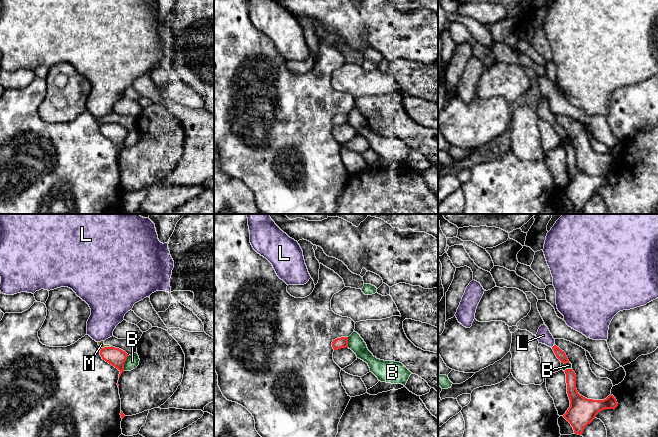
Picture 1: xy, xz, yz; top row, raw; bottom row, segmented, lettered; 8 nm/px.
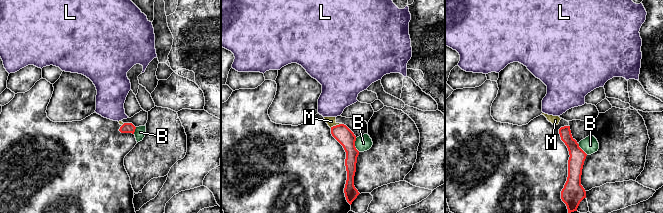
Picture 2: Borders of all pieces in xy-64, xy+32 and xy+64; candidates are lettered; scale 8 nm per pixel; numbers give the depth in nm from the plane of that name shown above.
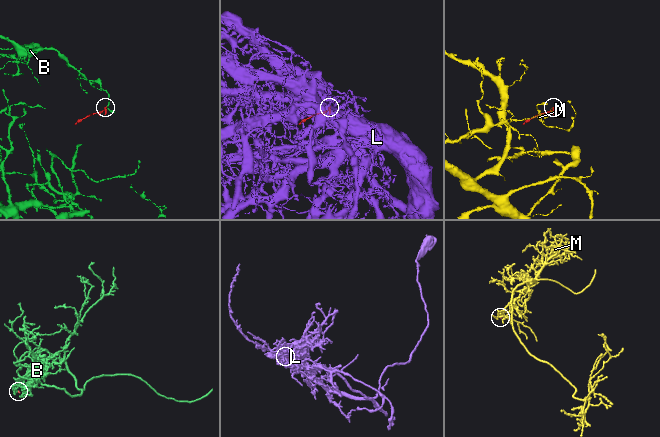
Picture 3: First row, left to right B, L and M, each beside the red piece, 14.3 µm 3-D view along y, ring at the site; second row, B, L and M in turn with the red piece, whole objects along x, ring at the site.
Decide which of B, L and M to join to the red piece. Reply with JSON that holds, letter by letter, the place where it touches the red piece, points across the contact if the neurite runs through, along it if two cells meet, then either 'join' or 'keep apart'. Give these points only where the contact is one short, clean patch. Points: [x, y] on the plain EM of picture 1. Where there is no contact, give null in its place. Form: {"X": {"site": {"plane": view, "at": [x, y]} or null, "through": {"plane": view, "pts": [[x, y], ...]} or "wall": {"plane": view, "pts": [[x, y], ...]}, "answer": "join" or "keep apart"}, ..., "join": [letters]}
{"B": {"site": {"plane": "xy", "at": [124, 138]}, "wall": {"plane": "xy", "pts": [[128, 132], [123, 146]]}, "answer": "keep apart"}, "L": {"site": {"plane": "yz", "at": [553, 122]}, "through": {"plane": "yz", "pts": [[560, 130], [553, 122], [543, 111]]}, "answer": "join"}, "M": {"site": {"plane": "xy", "at": [106, 123]}, "answer": "keep apart"}, "join": ["L"]}

